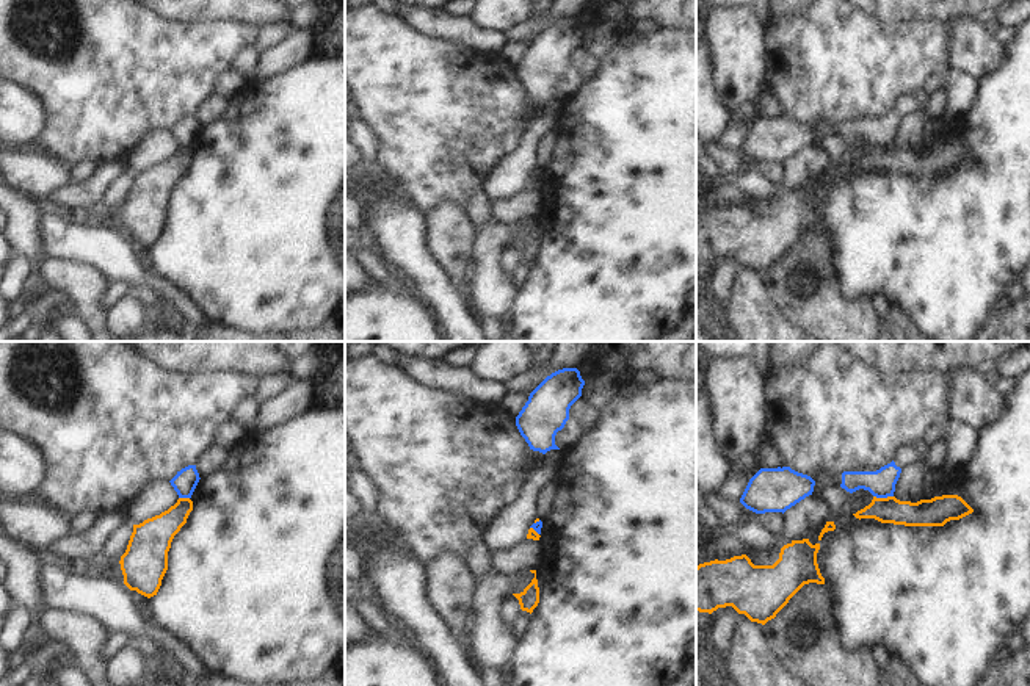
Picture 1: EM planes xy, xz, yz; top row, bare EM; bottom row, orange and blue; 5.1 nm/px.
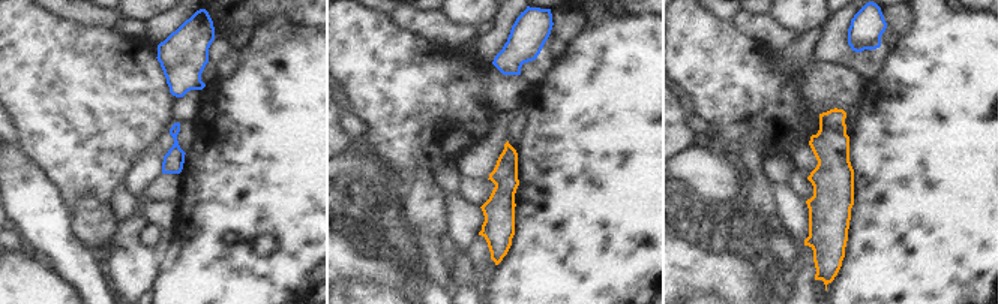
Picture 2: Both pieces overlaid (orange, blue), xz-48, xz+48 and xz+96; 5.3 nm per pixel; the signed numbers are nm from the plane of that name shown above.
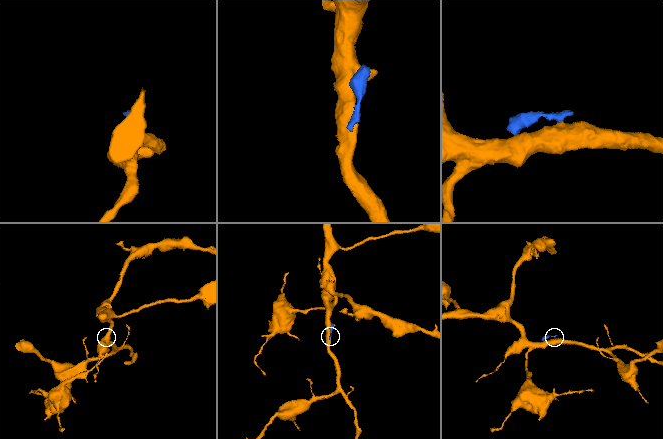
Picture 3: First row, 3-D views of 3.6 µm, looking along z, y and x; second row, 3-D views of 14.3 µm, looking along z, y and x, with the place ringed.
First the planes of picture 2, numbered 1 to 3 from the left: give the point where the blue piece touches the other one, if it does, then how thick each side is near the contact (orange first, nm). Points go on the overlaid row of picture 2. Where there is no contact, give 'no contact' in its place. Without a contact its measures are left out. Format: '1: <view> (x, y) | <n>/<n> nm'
1: no contact
2: no contact
3: no contact

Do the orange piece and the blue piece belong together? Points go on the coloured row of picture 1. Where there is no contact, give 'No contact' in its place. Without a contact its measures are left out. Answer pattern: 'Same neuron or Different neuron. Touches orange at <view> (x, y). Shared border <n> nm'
Different neuron. Touches orange at yz (883, 498). Shared border 100 nm.

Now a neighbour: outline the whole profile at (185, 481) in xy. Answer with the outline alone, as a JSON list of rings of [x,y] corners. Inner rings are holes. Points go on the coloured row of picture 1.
[[[188,465],[177,471],[177,475],[169,482],[177,492],[179,498],[191,498],[199,479],[201,478],[196,465]]]

